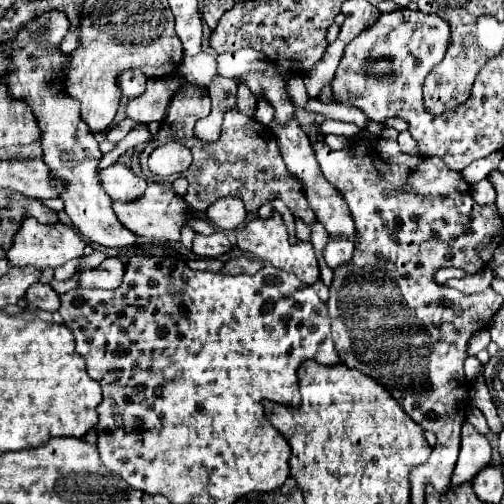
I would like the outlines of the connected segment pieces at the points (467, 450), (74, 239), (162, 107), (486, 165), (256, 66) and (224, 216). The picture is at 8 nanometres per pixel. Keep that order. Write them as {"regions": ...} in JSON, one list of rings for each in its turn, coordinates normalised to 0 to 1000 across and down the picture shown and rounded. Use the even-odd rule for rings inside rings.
{"regions":[[[[923,835],[915,847],[915,899],[911,899],[895,958],[907,962],[919,954],[935,954],[950,931],[970,923],[974,895],[978,891],[966,867],[954,863],[938,843]]],[[[54,431],[50,438],[42,438],[42,450],[26,470],[26,486],[14,498],[14,514],[18,514],[22,526],[34,526],[34,530],[54,530],[54,526],[69,526],[69,530],[81,530],[81,534],[117,530],[117,526],[149,514],[149,510],[161,510],[165,490],[169,490],[169,478],[149,450],[129,446],[121,438],[77,442],[73,435]]],[[[296,157],[284,188],[256,196],[248,214],[248,232],[280,244],[319,240],[335,212],[335,181],[327,177],[323,157]]],[[[982,300],[982,304],[966,308],[966,312],[958,312],[958,315],[946,315],[915,341],[917,351],[931,367],[942,367],[954,355],[962,355],[978,335],[986,335],[994,315],[998,315],[994,300]]],[[[502,97],[431,109],[431,125],[435,125],[431,149],[438,149],[438,153],[466,153],[466,149],[482,149],[494,141],[526,145],[534,133],[534,117],[526,117],[526,109],[518,109],[518,101],[502,101]]],[[[442,391],[442,395],[427,399],[419,411],[411,411],[407,431],[435,454],[466,454],[486,438],[490,419],[486,419],[478,395]]]]}

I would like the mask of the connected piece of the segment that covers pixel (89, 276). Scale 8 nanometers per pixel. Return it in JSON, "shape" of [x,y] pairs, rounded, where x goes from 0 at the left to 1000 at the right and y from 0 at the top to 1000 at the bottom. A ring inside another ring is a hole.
{"shape":[[[212,510],[196,530],[188,534],[165,534],[157,569],[173,573],[232,573],[244,554],[244,518],[232,510]]]}

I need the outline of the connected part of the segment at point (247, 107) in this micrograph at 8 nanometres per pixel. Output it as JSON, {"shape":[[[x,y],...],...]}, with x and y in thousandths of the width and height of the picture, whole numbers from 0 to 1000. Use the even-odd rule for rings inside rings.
{"shape":[[[490,169],[470,173],[470,212],[478,224],[506,216],[506,188],[498,185],[498,177]]]}

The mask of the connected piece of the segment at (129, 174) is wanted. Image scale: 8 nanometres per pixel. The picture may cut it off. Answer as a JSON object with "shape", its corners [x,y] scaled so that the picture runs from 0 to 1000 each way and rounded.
{"shape":[[[244,319],[224,323],[200,339],[200,363],[208,383],[228,399],[264,399],[292,371],[292,359],[272,351]]]}

